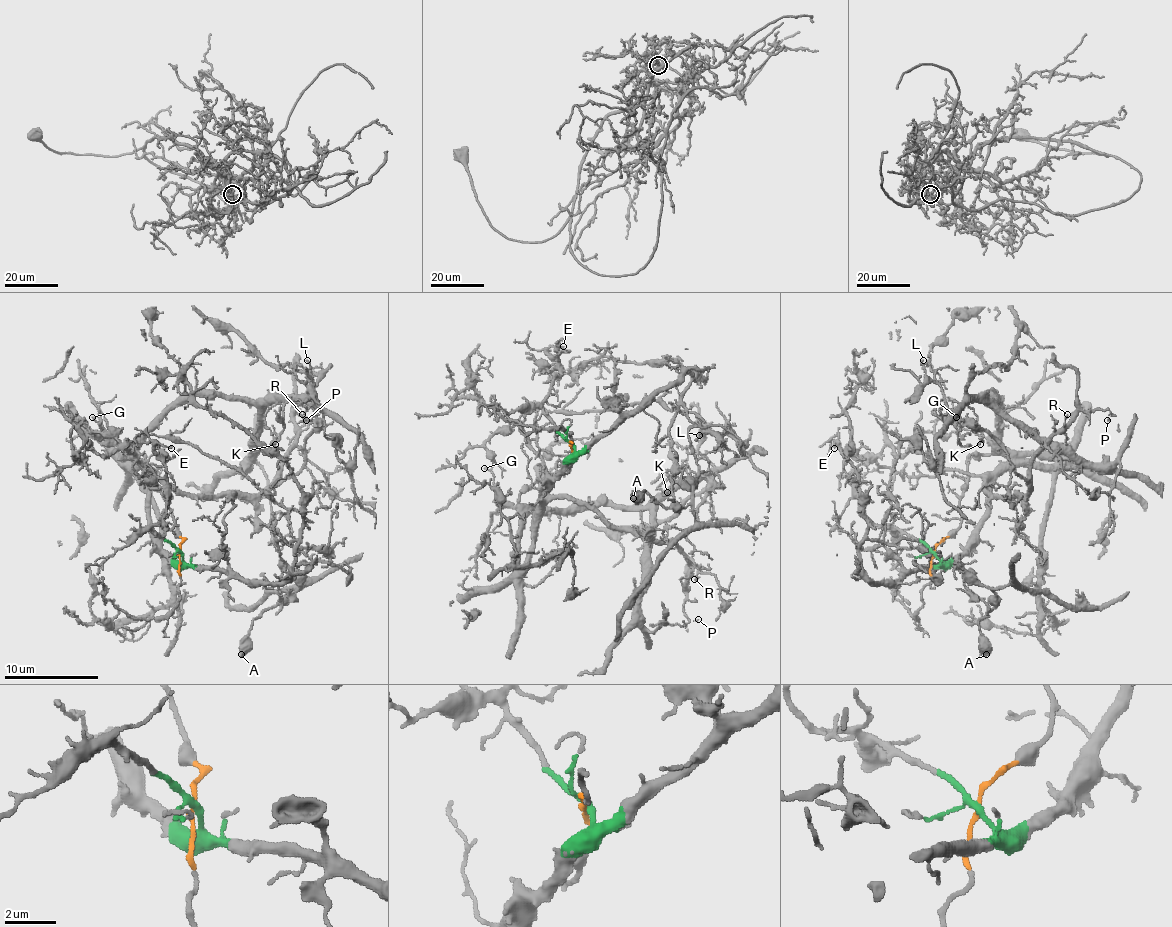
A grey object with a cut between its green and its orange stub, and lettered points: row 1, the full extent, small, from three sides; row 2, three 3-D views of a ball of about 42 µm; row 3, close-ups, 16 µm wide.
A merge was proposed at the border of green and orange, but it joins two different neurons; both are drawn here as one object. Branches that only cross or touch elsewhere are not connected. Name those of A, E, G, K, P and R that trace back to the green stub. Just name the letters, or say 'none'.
A, E, P, R

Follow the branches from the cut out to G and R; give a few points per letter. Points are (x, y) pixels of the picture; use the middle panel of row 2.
G: (571, 446), (573, 463), (566, 472), (538, 479), (519, 496), (516, 505), (498, 496), (493, 472), (483, 467)
R: (571, 446), (568, 465), (542, 491), (542, 500), (587, 503), (609, 524), (632, 526), (672, 543), (694, 579)

